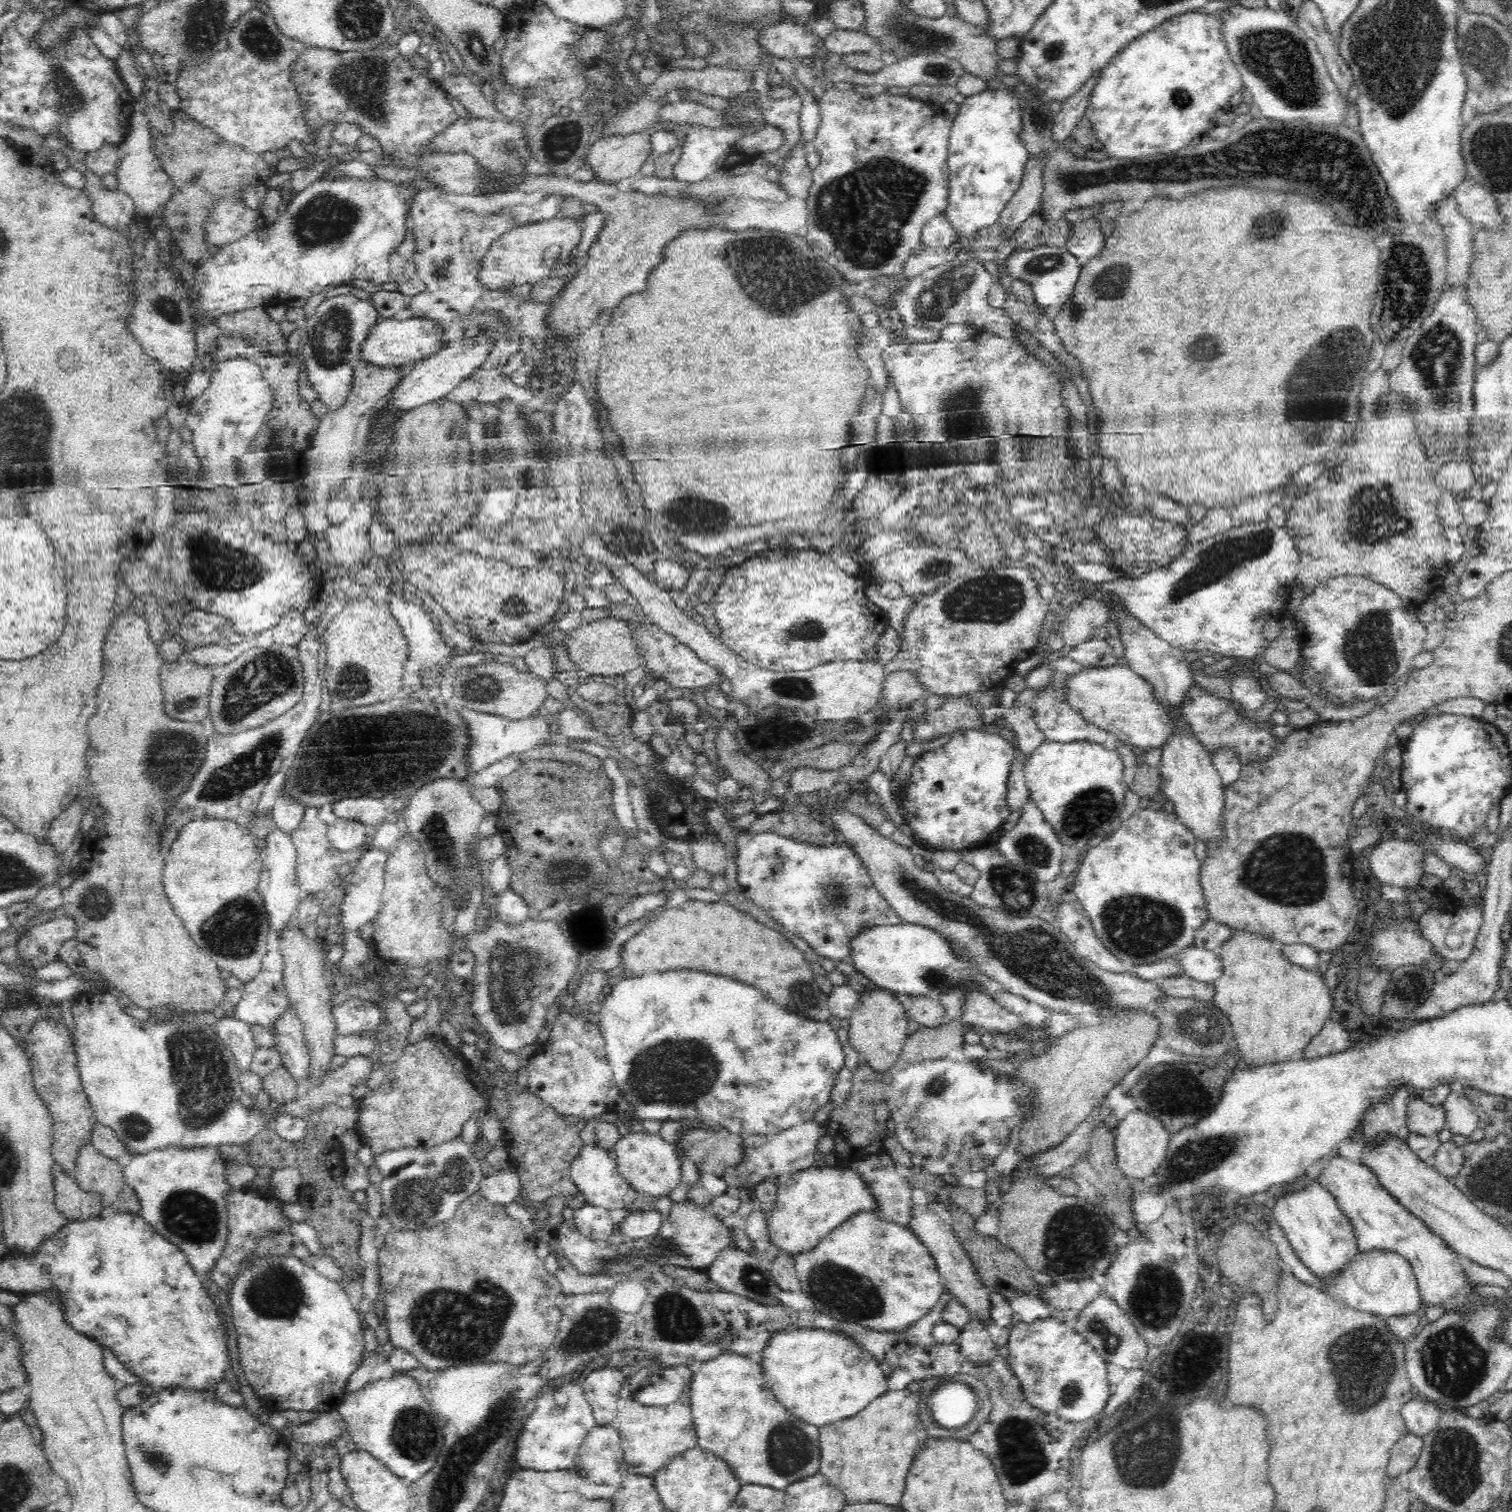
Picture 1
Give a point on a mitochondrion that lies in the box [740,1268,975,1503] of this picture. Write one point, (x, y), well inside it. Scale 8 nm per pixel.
(790, 1450)

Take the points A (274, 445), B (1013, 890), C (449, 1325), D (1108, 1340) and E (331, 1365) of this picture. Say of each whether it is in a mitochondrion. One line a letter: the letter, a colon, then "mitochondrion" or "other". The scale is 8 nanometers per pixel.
A: other
B: mitochondrion
C: mitochondrion
D: mitochondrion
E: other

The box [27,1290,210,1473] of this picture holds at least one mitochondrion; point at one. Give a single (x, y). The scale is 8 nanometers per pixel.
(154, 1457)

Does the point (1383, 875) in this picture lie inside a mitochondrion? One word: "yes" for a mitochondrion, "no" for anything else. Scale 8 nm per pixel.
no

